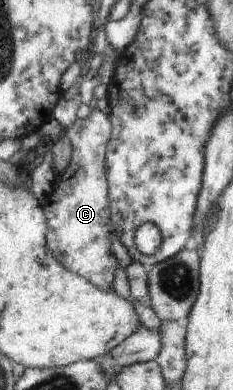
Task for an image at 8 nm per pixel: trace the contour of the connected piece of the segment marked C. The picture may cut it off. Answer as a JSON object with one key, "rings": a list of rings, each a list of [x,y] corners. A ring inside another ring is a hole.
{"rings":[[[94,105],[87,117],[77,118],[64,129],[63,135],[72,143],[72,160],[63,172],[65,181],[53,185],[47,203],[42,205],[48,225],[46,244],[53,257],[69,271],[105,291],[113,290],[112,281],[118,264],[111,251],[115,231],[105,171],[105,154],[111,132],[110,117]]]}

